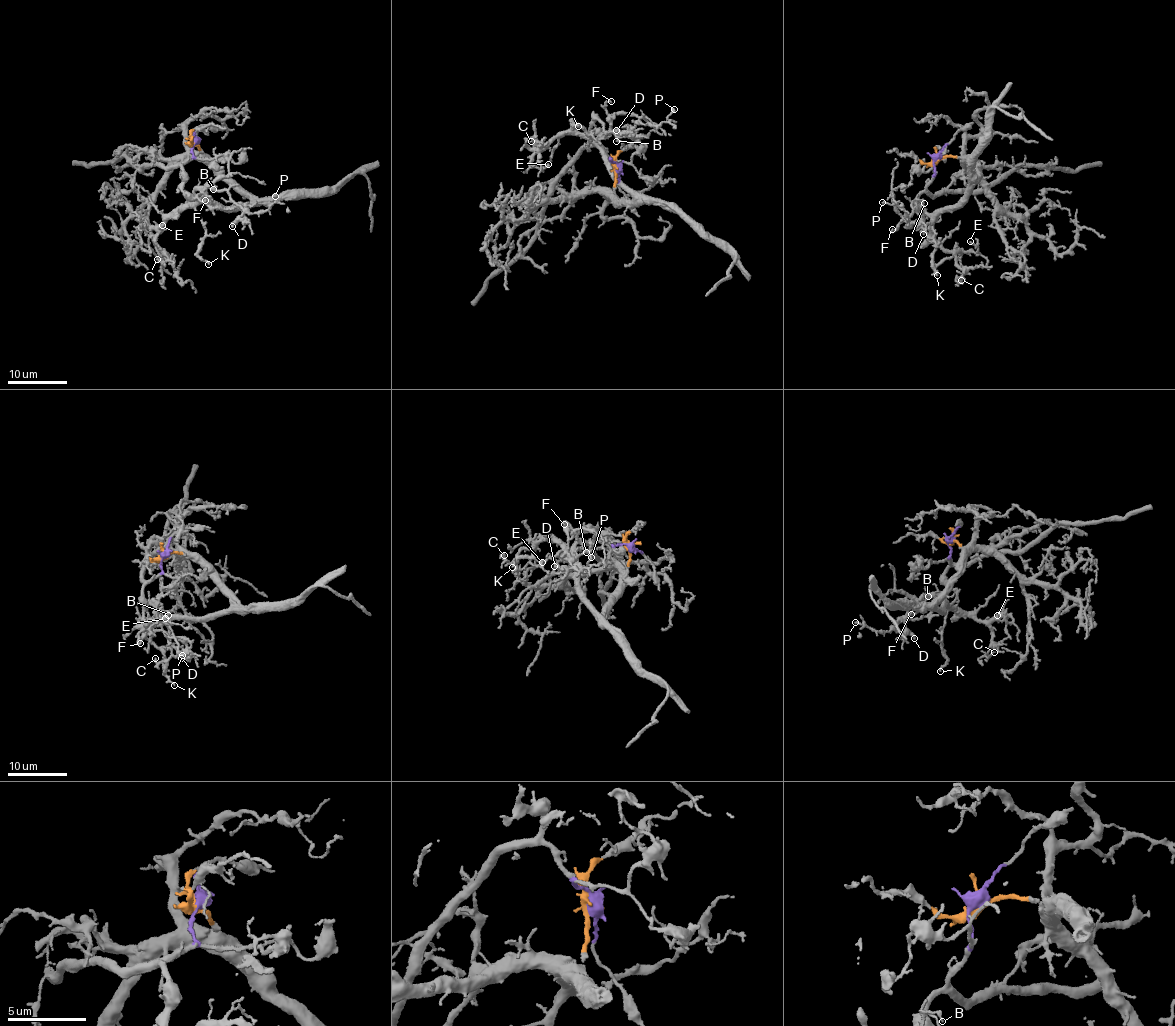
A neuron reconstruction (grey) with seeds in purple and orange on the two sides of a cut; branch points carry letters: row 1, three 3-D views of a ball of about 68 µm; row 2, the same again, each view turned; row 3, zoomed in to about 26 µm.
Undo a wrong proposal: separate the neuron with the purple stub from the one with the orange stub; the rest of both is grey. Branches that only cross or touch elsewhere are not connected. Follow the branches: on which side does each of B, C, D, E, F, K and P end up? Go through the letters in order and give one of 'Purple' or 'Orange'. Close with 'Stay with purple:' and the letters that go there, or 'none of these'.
B: Orange
C: Orange
D: Purple
E: Orange
F: Orange
K: Orange
P: Orange
Stay with purple: D

